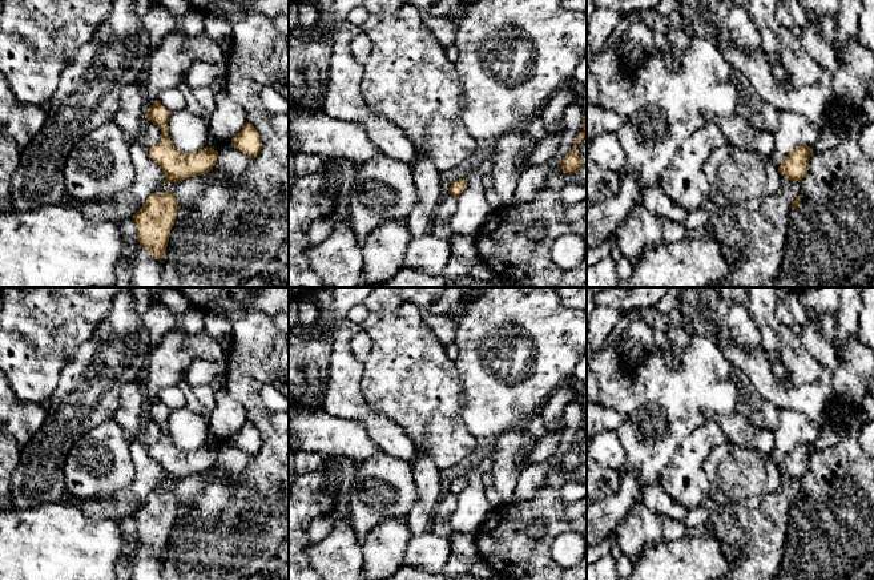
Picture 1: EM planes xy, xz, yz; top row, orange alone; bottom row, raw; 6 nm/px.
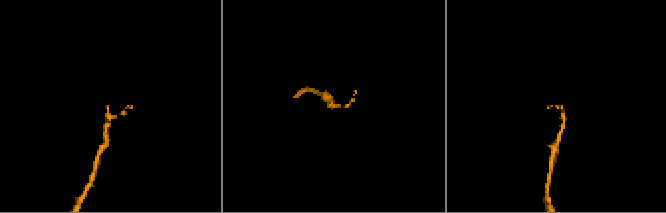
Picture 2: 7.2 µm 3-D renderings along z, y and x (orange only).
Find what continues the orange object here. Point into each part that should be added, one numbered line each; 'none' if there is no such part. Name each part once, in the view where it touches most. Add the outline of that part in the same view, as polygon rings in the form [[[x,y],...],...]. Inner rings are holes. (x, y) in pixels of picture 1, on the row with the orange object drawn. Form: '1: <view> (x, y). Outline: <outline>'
none

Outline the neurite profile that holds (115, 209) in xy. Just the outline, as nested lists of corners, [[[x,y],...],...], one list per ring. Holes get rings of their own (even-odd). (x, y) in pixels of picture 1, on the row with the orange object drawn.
[[[132,140],[130,160],[136,180],[129,190],[94,202],[73,201],[65,194],[61,204],[78,208],[85,218],[93,222],[105,219],[120,223],[133,217],[144,206],[146,198],[164,184],[165,173],[150,158],[149,148],[144,146],[140,140]]]

